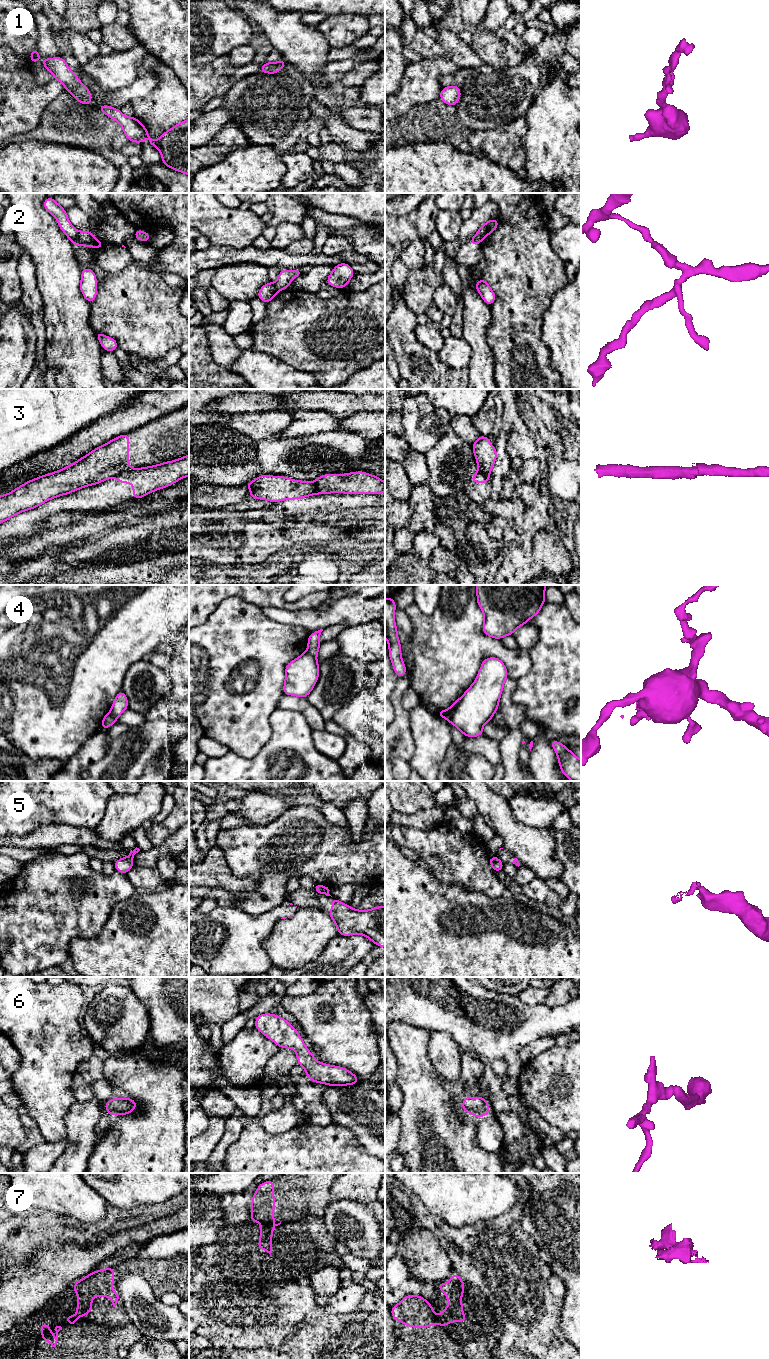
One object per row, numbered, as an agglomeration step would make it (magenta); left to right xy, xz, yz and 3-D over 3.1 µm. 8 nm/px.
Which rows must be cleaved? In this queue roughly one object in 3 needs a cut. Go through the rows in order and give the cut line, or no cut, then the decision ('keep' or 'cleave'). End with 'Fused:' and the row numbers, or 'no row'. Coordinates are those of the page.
1: cut none; keep
2: cut xy (80, 233), (78, 244); cleave
3: cut xy (128, 468), (116, 476); cleave
4: cut yz (461, 698), (449, 720); cleave
5: cut xz (328, 892), (325, 894); cleave
6: cut none; keep
7: cut xz (274, 1224), (263, 1226); cleave
Fused: 2, 3, 4, 5, 7

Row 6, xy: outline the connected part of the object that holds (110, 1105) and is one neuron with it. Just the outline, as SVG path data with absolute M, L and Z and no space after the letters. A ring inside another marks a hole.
M112 1098L106 1102L104 1108L109 1115L126 1115L132 1113L136 1109L137 1103L133 1099L127 1098Z

